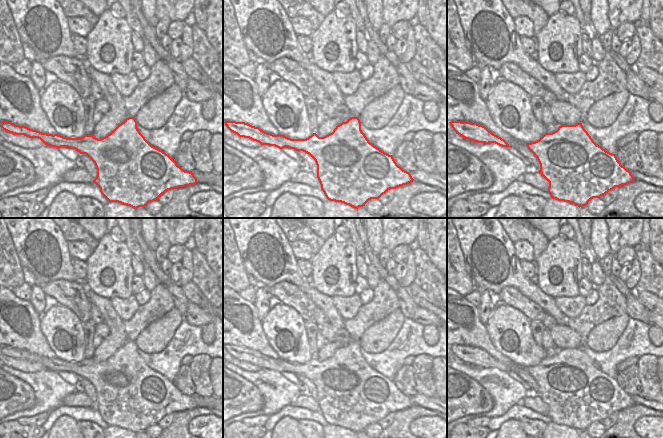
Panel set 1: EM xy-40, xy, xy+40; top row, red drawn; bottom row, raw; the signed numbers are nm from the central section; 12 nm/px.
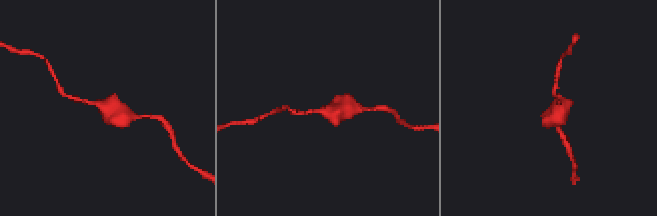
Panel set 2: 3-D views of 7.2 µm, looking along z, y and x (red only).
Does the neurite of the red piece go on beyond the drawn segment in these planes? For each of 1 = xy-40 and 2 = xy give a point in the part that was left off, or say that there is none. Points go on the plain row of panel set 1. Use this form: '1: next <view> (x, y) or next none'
1: next none
2: next none

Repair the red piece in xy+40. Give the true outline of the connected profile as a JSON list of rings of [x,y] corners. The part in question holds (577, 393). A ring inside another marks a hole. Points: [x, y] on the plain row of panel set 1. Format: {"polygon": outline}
{"polygon": [[[582,347],[561,349],[539,364],[526,367],[540,388],[539,397],[549,406],[548,417],[558,425],[583,431],[593,422],[600,422],[615,411],[627,409],[635,403],[631,396],[612,378],[597,369]]]}

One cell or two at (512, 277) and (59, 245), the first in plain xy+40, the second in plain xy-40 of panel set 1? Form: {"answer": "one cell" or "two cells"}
{"answer": "one cell"}

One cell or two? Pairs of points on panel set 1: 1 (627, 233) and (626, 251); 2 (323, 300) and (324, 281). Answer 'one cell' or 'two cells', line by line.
1: two cells
2: two cells

